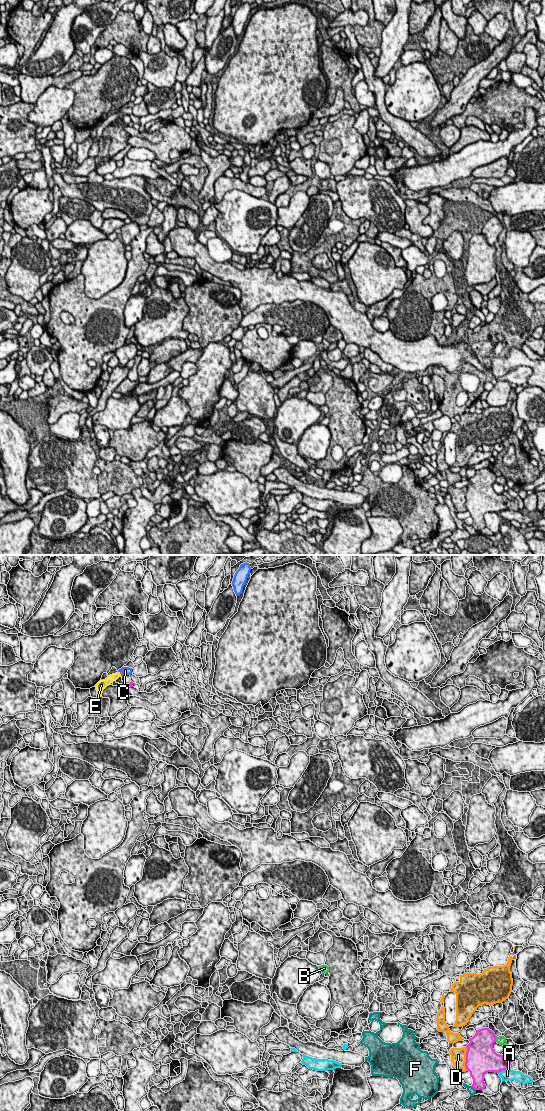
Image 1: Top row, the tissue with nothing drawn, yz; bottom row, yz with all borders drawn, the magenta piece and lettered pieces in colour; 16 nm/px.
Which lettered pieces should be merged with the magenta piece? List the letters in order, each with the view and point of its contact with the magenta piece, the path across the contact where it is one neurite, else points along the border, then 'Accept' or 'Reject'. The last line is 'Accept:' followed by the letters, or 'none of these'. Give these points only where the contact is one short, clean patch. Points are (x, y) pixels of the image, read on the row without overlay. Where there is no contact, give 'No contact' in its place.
A: Touches magenta at yz (503, 509). Reject
B: Touches magenta at yz (495, 479). Reject
C: Touches magenta at yz (122, 113). Reject
D: Touches magenta at yz (466, 498). Reject
E: Touches magenta at yz (120, 113). Path across: yz (121, 113), (120, 113), (113, 117). Accept
F: Touches magenta at yz (473, 527). Reject
Accept: E

